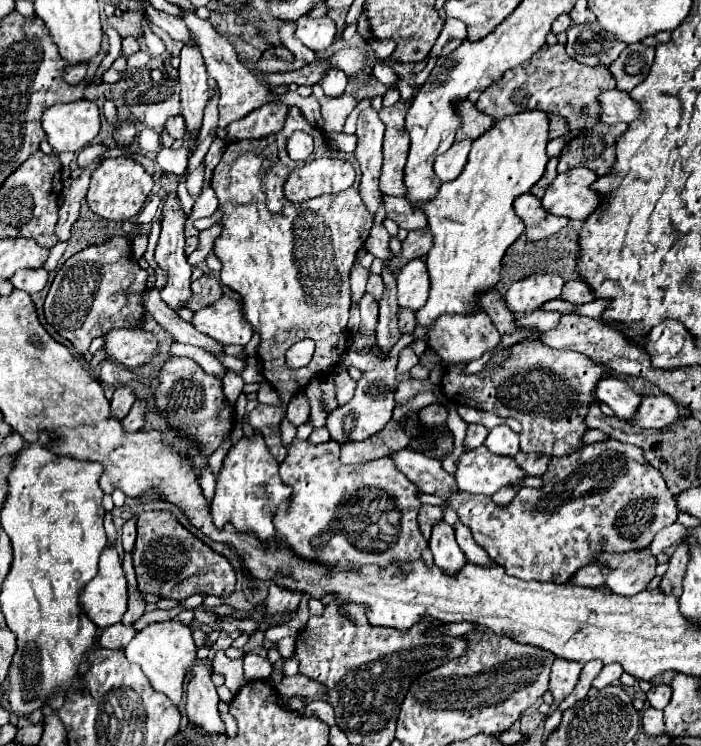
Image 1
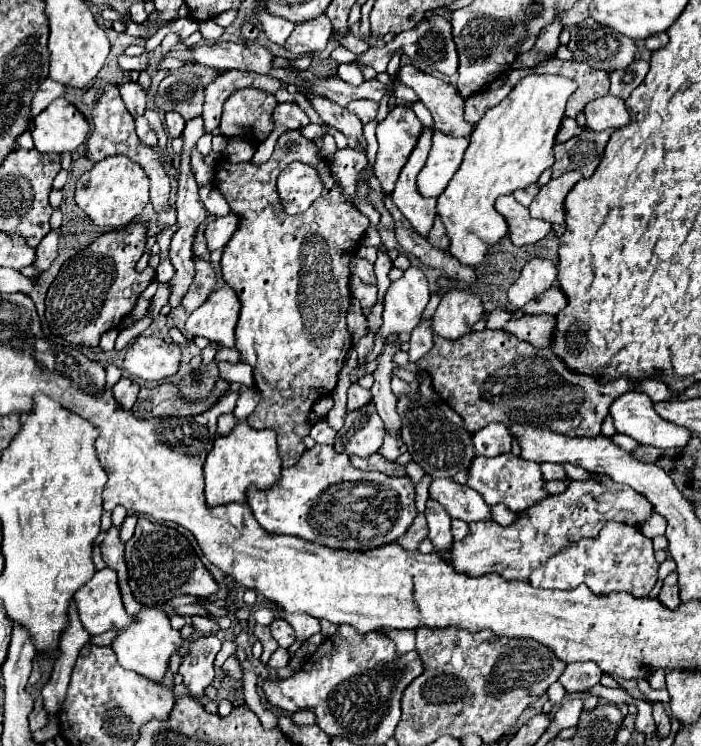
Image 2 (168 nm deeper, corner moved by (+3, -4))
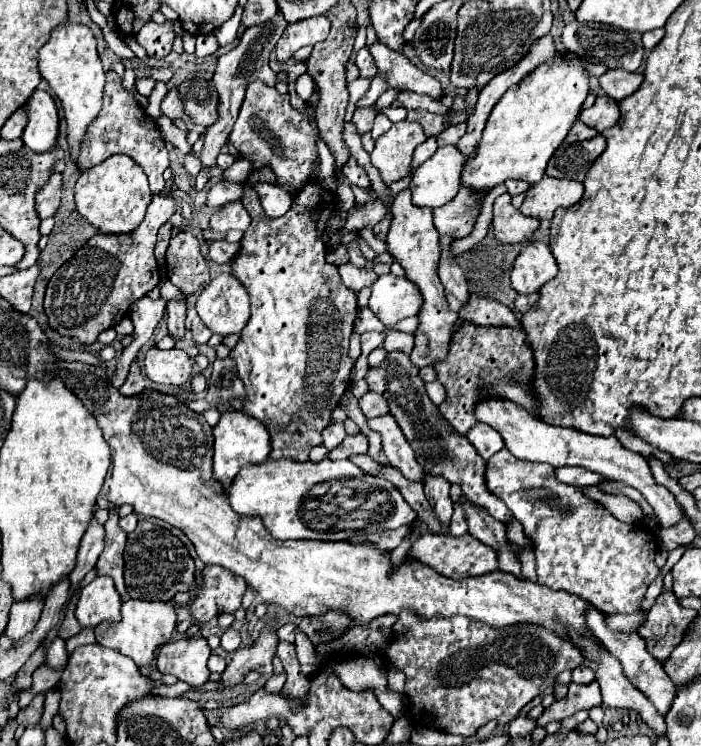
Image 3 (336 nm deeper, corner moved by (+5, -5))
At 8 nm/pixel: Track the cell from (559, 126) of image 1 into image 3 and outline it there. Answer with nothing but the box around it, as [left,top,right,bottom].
[565,120,597,144]

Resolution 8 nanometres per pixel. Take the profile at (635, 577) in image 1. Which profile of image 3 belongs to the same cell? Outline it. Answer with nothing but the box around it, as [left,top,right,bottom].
[485,448,661,614]

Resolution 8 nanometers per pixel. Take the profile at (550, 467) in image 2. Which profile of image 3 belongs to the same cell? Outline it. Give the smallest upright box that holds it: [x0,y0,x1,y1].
[555,466,603,486]

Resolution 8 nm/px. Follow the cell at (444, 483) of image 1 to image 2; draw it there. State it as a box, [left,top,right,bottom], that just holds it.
[429,479,491,523]

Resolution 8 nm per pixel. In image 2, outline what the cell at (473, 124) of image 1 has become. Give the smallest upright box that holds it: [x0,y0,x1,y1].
[395,65,473,137]

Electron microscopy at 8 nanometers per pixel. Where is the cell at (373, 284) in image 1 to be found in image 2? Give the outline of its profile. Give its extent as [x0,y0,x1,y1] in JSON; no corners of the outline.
[351,257,375,283]

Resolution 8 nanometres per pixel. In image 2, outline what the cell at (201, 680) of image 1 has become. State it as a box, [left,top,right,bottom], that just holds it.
[179,635,221,699]

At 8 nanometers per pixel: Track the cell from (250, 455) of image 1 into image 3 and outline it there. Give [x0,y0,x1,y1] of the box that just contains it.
[213,410,271,488]

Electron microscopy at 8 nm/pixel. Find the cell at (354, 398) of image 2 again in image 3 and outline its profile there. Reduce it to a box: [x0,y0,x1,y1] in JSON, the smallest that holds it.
[359,392,389,418]

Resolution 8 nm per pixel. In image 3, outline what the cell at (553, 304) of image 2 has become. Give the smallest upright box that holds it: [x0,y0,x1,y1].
[515,294,539,314]

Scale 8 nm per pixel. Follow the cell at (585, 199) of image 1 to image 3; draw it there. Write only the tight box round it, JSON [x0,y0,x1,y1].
[521,176,583,220]

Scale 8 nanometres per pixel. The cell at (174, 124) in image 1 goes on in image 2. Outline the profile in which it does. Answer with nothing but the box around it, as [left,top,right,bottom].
[165,113,185,137]

